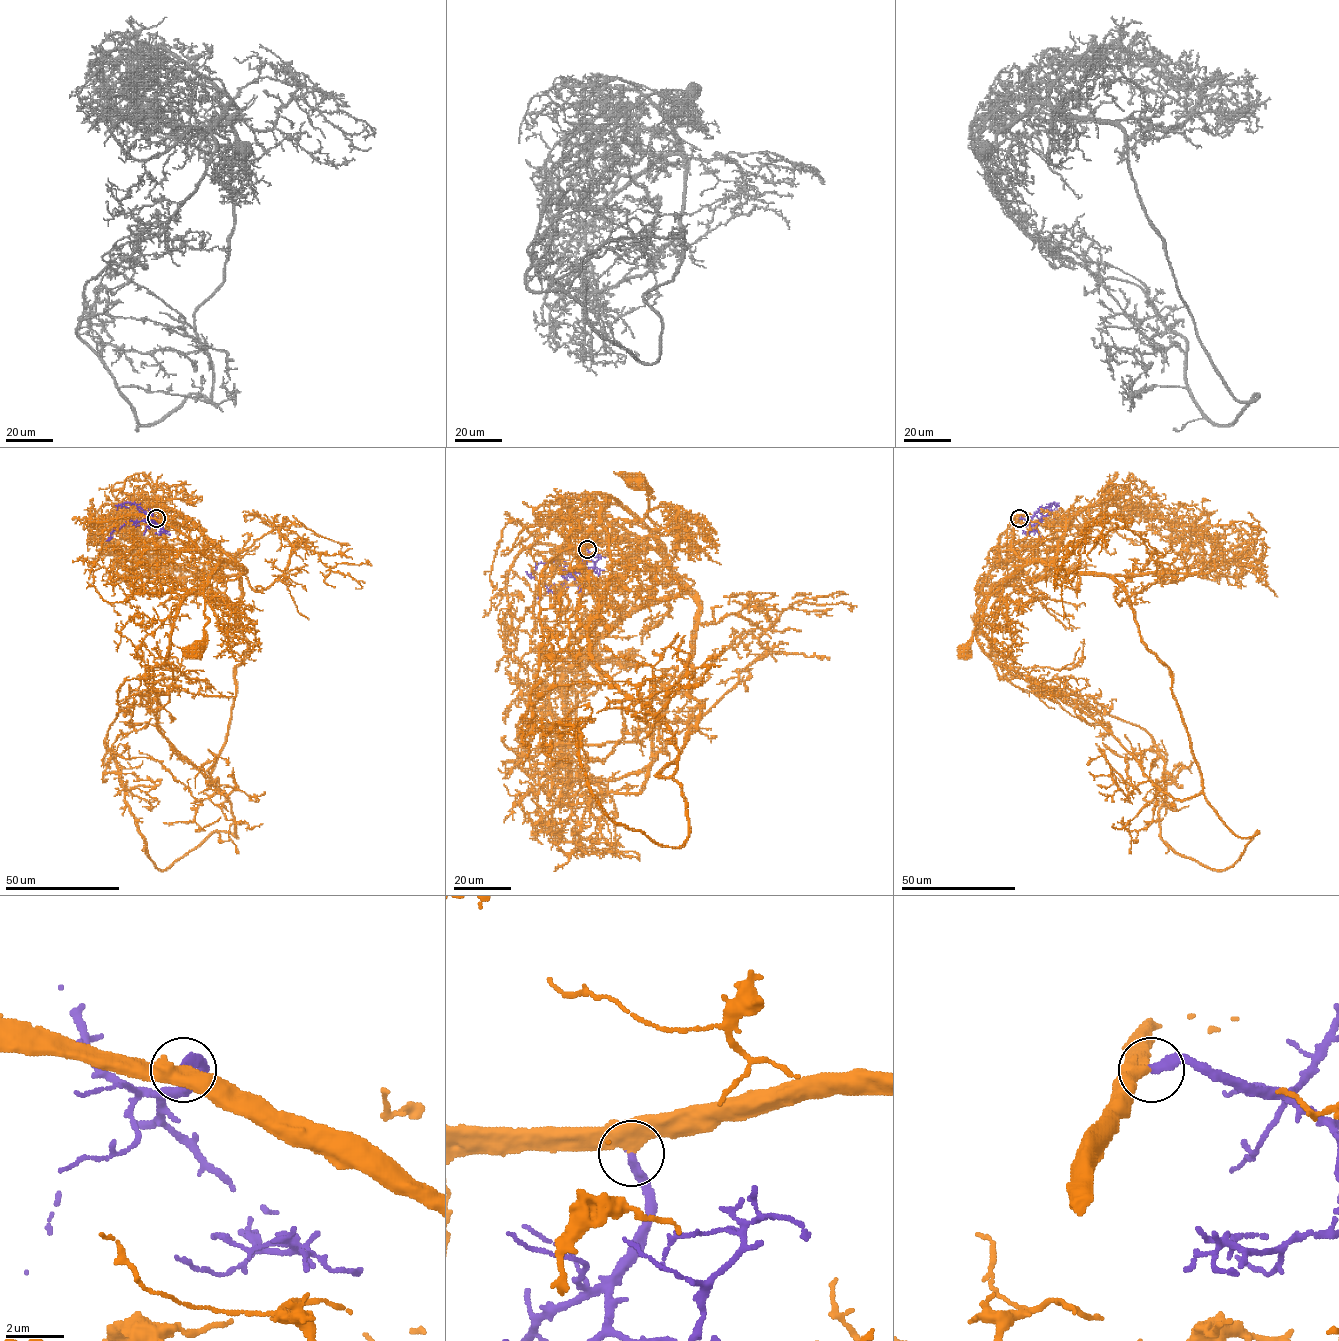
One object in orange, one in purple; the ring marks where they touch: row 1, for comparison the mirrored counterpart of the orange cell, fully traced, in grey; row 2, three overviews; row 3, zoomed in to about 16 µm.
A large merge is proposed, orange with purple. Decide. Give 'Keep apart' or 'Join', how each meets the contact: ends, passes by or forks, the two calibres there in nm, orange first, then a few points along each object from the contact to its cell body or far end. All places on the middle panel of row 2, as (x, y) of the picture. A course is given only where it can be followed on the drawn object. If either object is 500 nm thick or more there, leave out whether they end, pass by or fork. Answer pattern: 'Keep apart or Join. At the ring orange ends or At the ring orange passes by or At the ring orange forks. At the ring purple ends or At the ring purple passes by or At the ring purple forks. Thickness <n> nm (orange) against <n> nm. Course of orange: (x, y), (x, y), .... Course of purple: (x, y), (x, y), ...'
Join. At the ring orange passes by. At the ring purple ends. Thickness 420 nm (orange) against 280 nm. Course of orange: (588, 549), (643, 541), (664, 557), (648, 518), (653, 497), (648, 485), (640, 477), (635, 481). Course of purple: (588, 549), (589, 557), (577, 572), (563, 569), (552, 561), (538, 563), (531, 576), (526, 572)

